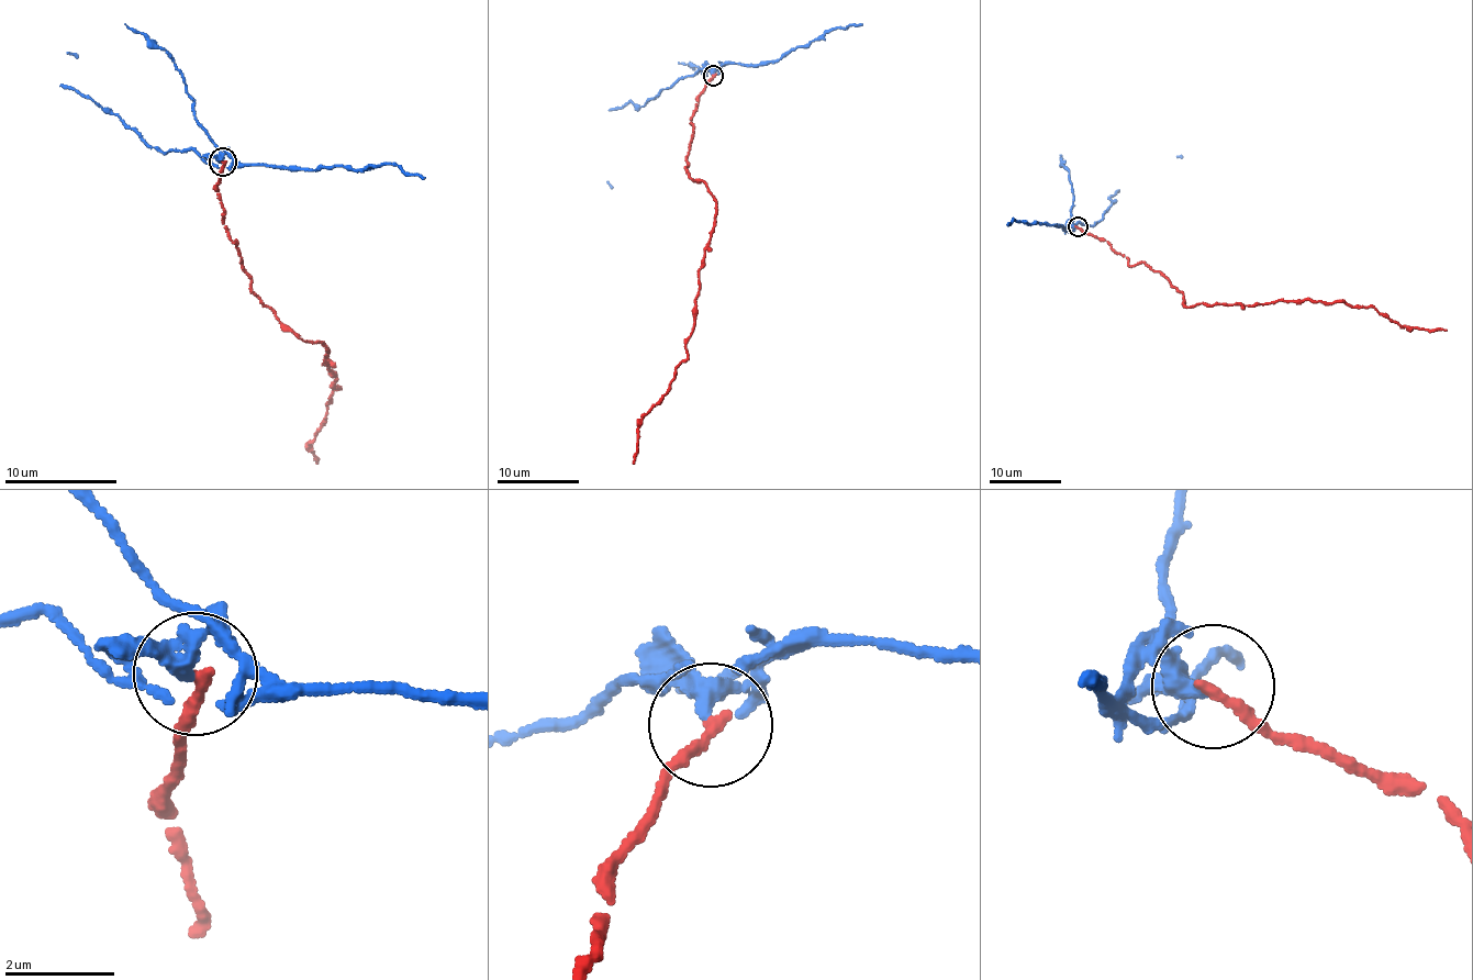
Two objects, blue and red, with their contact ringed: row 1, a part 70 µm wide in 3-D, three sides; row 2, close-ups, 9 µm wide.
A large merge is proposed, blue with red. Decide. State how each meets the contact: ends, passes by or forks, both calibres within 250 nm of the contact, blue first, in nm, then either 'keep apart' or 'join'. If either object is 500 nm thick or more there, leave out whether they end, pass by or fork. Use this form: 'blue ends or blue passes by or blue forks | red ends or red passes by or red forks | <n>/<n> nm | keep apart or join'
blue passes by | red ends | 240/220 nm | keep apart

